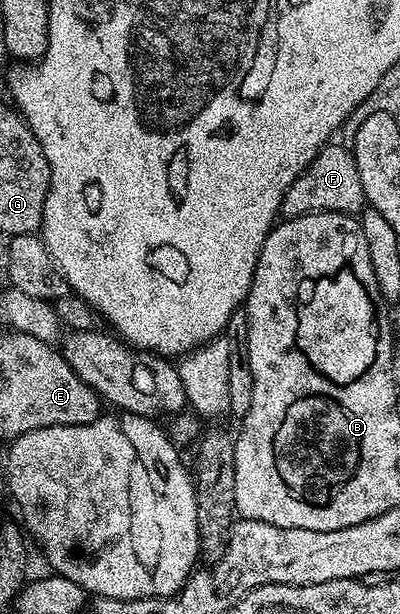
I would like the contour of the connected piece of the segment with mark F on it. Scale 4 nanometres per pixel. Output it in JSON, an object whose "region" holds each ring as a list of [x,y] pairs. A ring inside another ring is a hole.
{"region":[[[328,142],[321,148],[317,157],[289,185],[285,197],[279,206],[279,214],[283,219],[292,219],[298,215],[306,215],[308,211],[332,211],[352,217],[358,216],[365,204],[365,189],[361,185],[361,173],[357,173],[357,161],[354,154],[338,142]]]}

